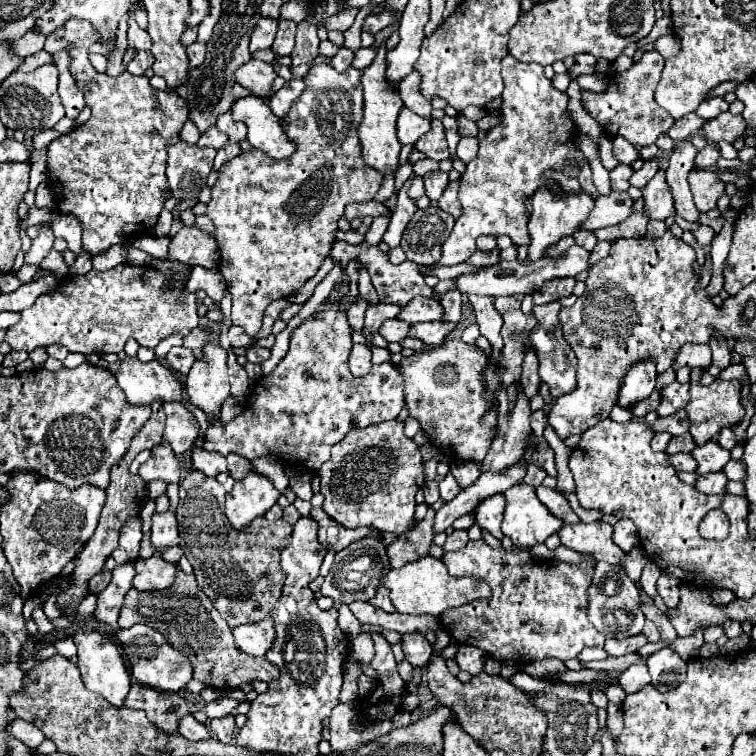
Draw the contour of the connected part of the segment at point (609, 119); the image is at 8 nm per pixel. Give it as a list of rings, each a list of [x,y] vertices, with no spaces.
[[[648,51],[642,55],[640,61],[636,61],[628,71],[612,73],[606,81],[606,91],[594,93],[588,89],[580,89],[582,93],[582,105],[584,109],[598,121],[598,125],[604,129],[604,133],[616,137],[624,137],[632,145],[652,145],[660,133],[666,133],[674,119],[658,107],[654,99],[656,85],[660,81],[660,71],[664,67],[664,59],[658,51]]]

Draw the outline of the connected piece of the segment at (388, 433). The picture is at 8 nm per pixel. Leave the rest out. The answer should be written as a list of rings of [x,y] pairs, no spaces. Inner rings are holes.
[[[384,421],[366,429],[350,431],[340,443],[332,447],[330,461],[322,463],[320,471],[320,493],[324,495],[322,509],[344,527],[376,527],[378,531],[402,535],[410,529],[414,521],[414,495],[424,485],[424,461],[420,457],[418,445],[404,435],[404,421]]]

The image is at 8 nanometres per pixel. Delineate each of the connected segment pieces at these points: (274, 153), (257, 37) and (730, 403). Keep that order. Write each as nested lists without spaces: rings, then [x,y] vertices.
[[[246,95],[242,99],[238,99],[232,105],[232,117],[236,121],[244,121],[248,127],[248,143],[264,153],[268,153],[272,159],[288,159],[292,153],[296,153],[296,145],[292,141],[288,141],[288,135],[284,135],[284,125],[280,123],[280,119],[272,113],[272,109],[268,107],[268,103],[256,95]]]
[[[260,17],[258,25],[252,31],[252,39],[250,39],[250,51],[258,51],[258,49],[270,49],[274,43],[274,35],[278,29],[278,21],[276,19],[264,19]]]
[[[716,379],[712,385],[708,387],[700,387],[700,385],[690,385],[690,401],[686,405],[686,413],[692,421],[692,437],[696,441],[698,447],[702,447],[708,439],[712,439],[722,427],[730,427],[730,417],[734,417],[734,423],[740,423],[746,415],[746,407],[742,407],[740,403],[740,381],[732,379],[732,381],[720,381]]]

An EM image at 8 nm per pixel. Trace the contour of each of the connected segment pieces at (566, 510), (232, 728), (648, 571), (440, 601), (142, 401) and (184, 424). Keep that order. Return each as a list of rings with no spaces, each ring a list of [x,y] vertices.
[[[540,485],[540,487],[536,487],[536,495],[564,523],[578,523],[580,521],[578,515],[572,511],[572,507],[570,507],[568,499],[564,497],[564,493],[560,493],[560,491],[552,489],[552,487],[542,487]]]
[[[226,715],[222,719],[212,719],[210,723],[210,731],[212,735],[222,741],[222,743],[232,743],[236,737],[236,723],[234,723],[234,715]]]
[[[646,563],[646,567],[644,567],[644,571],[642,571],[642,579],[640,579],[640,585],[642,585],[642,589],[650,595],[650,597],[656,597],[658,595],[658,589],[656,589],[656,581],[658,581],[658,577],[660,577],[662,573],[660,573],[660,569],[656,567],[656,563]]]
[[[422,557],[418,561],[406,563],[404,567],[392,569],[384,581],[382,581],[388,589],[390,589],[390,599],[396,607],[398,613],[408,613],[408,615],[422,615],[422,613],[430,613],[430,615],[440,615],[442,611],[450,609],[450,607],[460,607],[466,605],[474,599],[482,599],[488,597],[490,593],[490,585],[484,579],[478,577],[452,577],[446,569],[446,565],[442,563],[442,559],[436,557]]]
[[[124,357],[116,379],[128,401],[136,405],[152,405],[152,399],[160,399],[162,403],[184,401],[184,385],[174,377],[170,367],[156,359],[142,363],[138,357]]]
[[[180,405],[178,411],[168,411],[166,429],[162,443],[168,443],[176,455],[186,453],[194,447],[194,439],[198,437],[198,423],[192,413]]]

